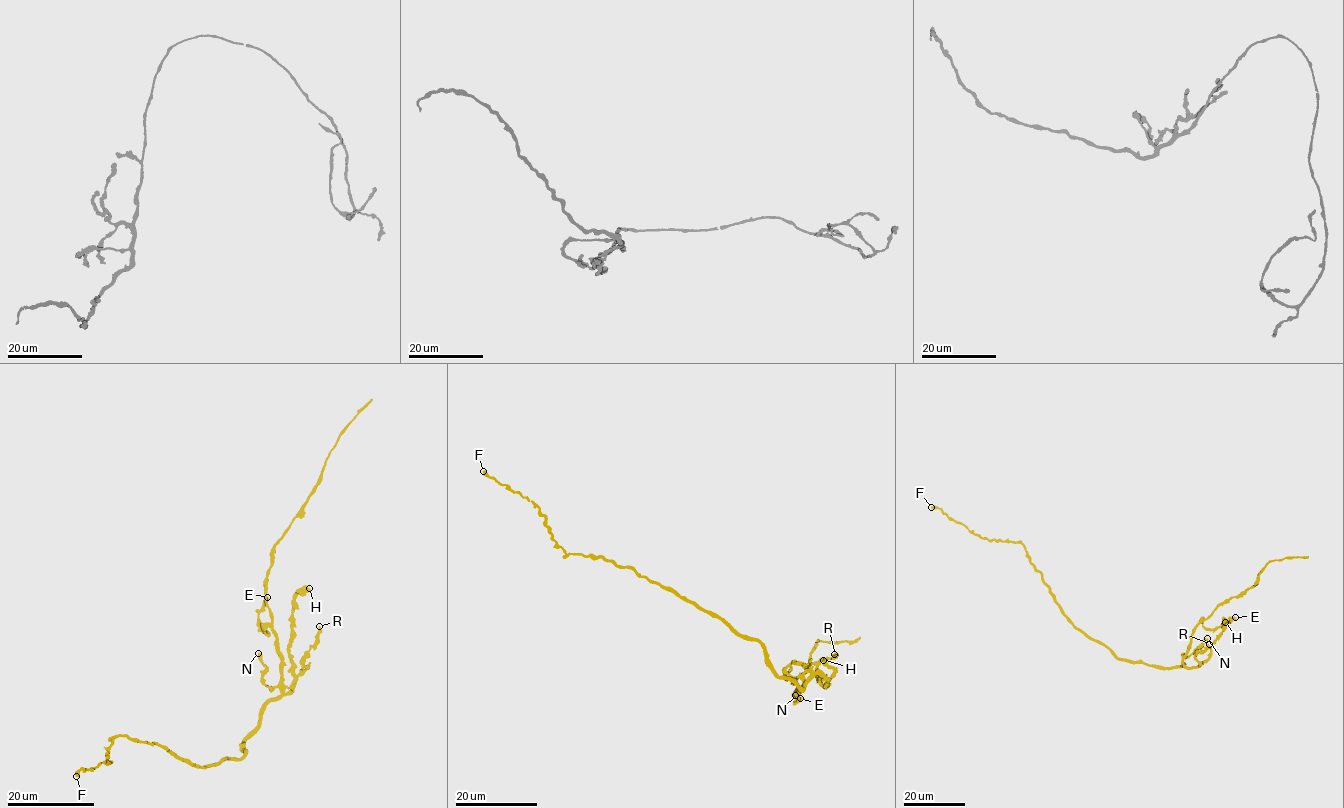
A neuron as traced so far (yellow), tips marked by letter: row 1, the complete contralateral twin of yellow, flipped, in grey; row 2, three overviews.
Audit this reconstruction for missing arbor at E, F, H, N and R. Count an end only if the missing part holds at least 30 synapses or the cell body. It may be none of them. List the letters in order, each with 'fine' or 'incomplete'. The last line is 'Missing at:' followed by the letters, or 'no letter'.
E: fine
F: fine
H: fine
N: fine
R: fine
Missing at: no letter

